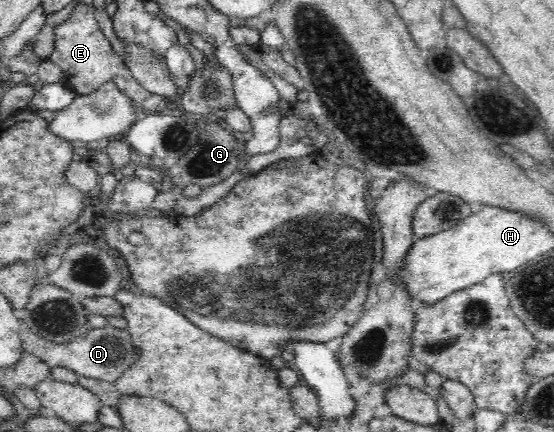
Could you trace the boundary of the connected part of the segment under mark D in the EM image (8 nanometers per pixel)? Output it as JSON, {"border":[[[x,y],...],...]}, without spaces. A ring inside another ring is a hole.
{"border":[[[108,324],[101,328],[93,328],[89,333],[76,337],[73,341],[58,344],[22,328],[19,329],[19,338],[24,351],[36,355],[51,368],[62,365],[72,369],[79,376],[103,379],[109,383],[114,383],[125,369],[129,369],[136,357],[127,330],[120,330]]]}

